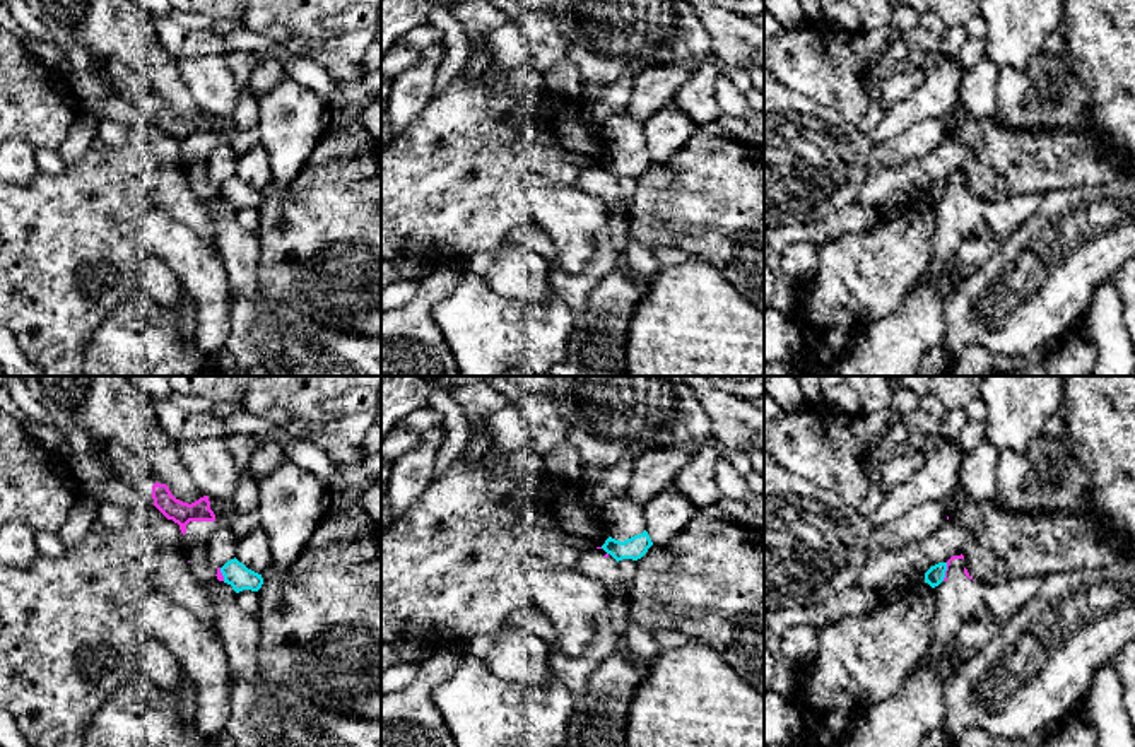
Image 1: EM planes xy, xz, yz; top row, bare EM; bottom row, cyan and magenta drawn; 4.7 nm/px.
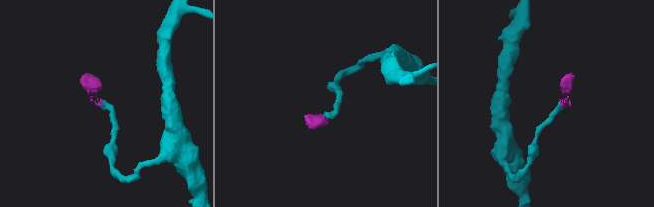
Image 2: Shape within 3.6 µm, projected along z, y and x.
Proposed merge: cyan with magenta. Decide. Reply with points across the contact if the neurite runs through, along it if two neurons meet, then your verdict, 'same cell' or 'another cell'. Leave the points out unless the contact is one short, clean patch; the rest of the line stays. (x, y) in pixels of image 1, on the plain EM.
along yz (947, 180), (942, 197) | another cell

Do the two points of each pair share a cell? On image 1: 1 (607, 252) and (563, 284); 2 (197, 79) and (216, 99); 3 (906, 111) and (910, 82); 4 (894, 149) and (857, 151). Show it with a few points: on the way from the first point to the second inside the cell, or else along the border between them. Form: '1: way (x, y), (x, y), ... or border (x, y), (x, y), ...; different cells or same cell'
1: way (600, 264), (580, 284), (575, 284); same cell
2: way (202, 84), (212, 94); same cell
3: border (925, 67), (922, 82), (886, 110); different cells
4: border (874, 146), (869, 156), (869, 168); different cells

